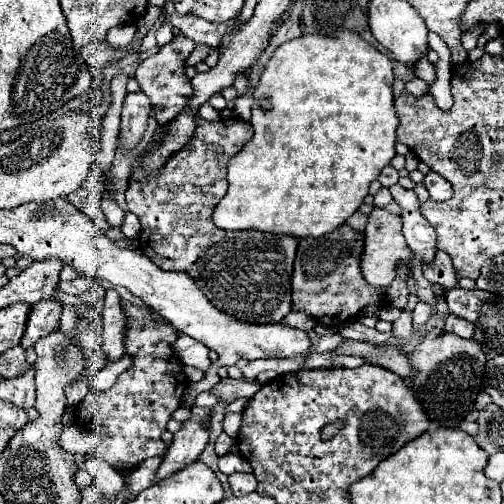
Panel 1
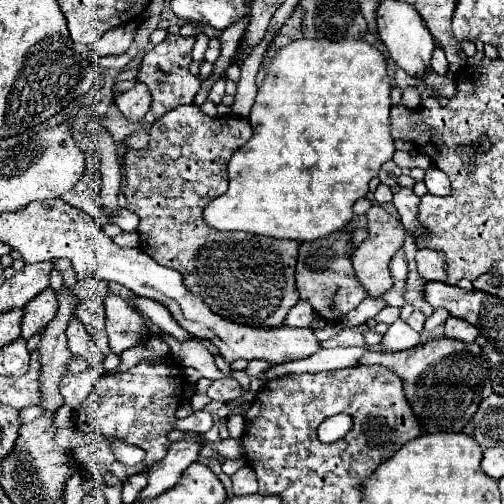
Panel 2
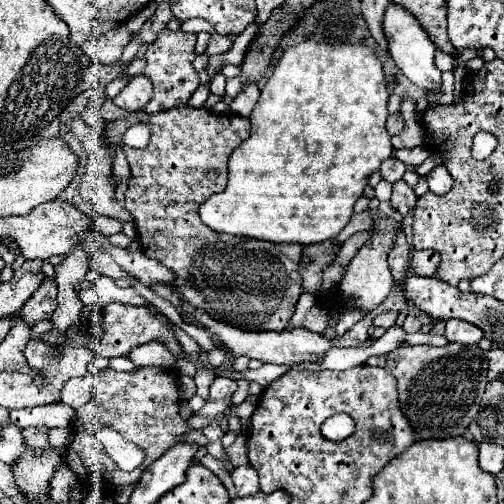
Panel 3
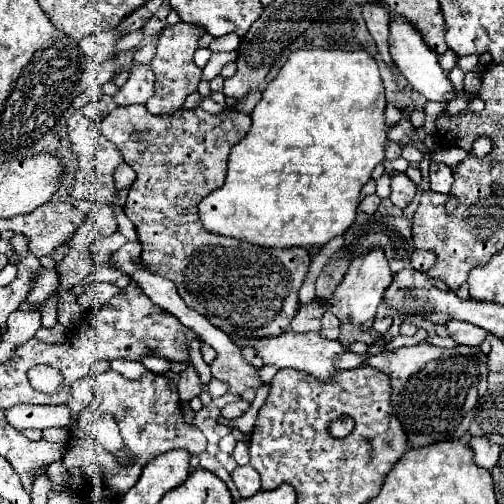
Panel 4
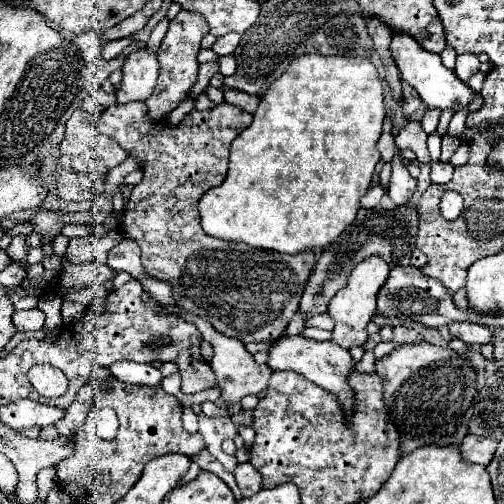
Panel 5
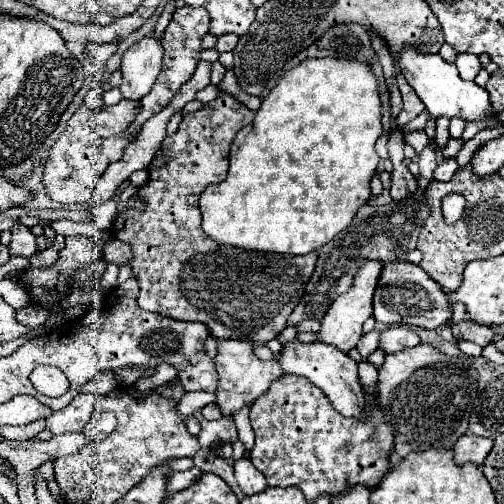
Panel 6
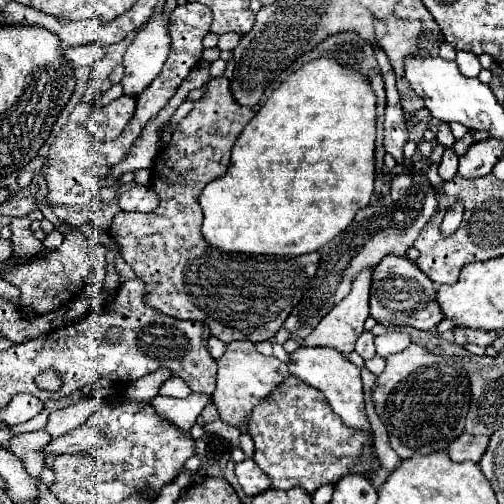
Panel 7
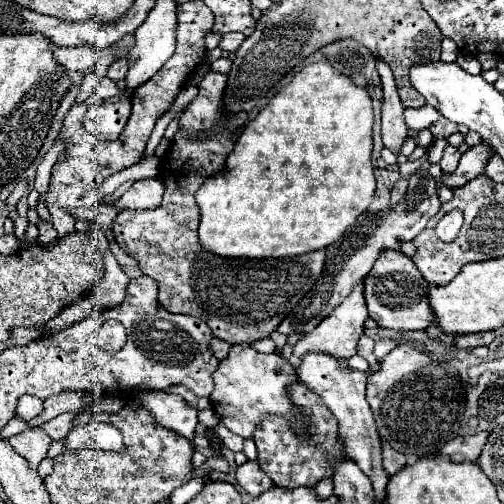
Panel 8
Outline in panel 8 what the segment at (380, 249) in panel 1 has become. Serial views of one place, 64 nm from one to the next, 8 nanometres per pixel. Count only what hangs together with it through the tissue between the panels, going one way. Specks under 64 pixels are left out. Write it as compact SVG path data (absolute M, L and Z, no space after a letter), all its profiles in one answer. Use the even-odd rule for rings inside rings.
M360 282L360 284L356 284L356 288L352 288L350 296L344 298L342 304L332 310L330 316L326 316L310 334L302 336L296 342L294 352L287 361L292 366L298 366L302 354L306 354L306 352L326 352L326 354L332 354L332 356L336 356L340 360L354 356L360 332L364 332L364 320L366 318L368 318L368 310L366 310L366 300L364 300L364 282Z

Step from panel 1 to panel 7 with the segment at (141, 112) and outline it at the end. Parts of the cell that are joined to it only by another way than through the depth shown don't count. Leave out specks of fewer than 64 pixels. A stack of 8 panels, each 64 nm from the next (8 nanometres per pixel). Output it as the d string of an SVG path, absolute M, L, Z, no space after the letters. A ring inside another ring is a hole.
M158 14L144 30L138 32L136 40L124 54L124 94L140 96L154 76L160 74L166 58L170 54L168 18Z

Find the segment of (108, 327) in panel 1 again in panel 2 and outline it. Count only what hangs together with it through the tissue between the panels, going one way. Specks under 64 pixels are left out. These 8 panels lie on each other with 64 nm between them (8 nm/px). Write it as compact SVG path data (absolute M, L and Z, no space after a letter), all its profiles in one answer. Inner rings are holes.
M110 294L106 298L106 334L110 350L122 354L126 348L142 342L150 332L134 308L130 308L120 296Z

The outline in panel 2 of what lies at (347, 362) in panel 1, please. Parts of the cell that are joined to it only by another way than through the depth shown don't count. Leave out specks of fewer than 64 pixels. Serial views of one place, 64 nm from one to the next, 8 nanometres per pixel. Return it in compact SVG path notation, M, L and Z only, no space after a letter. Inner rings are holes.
M446 336L402 352L366 352L360 358L360 364L380 364L394 370L402 378L406 398L420 418L424 432L460 432L478 410L480 392L486 382L486 356L482 348L476 342L468 344Z

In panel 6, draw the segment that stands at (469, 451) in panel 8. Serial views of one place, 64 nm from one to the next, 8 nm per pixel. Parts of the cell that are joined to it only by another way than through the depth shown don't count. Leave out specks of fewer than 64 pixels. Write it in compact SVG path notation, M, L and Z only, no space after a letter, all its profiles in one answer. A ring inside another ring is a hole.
M464 434L462 440L458 440L456 446L454 446L456 464L466 464L466 462L484 464L488 452L492 450L492 444L494 444L494 440L490 440L490 438Z

